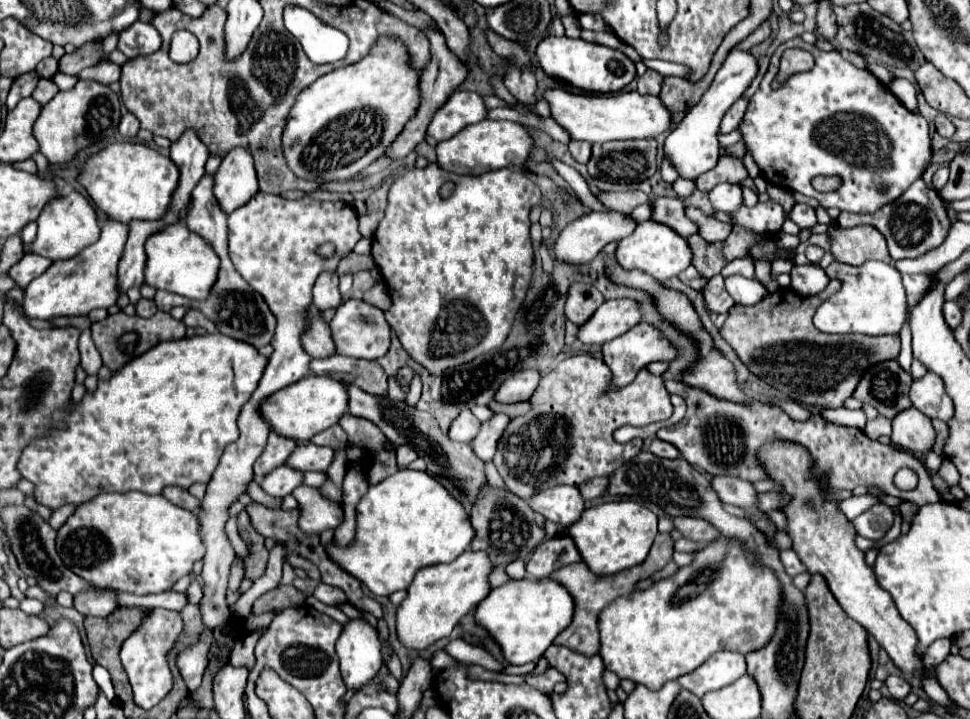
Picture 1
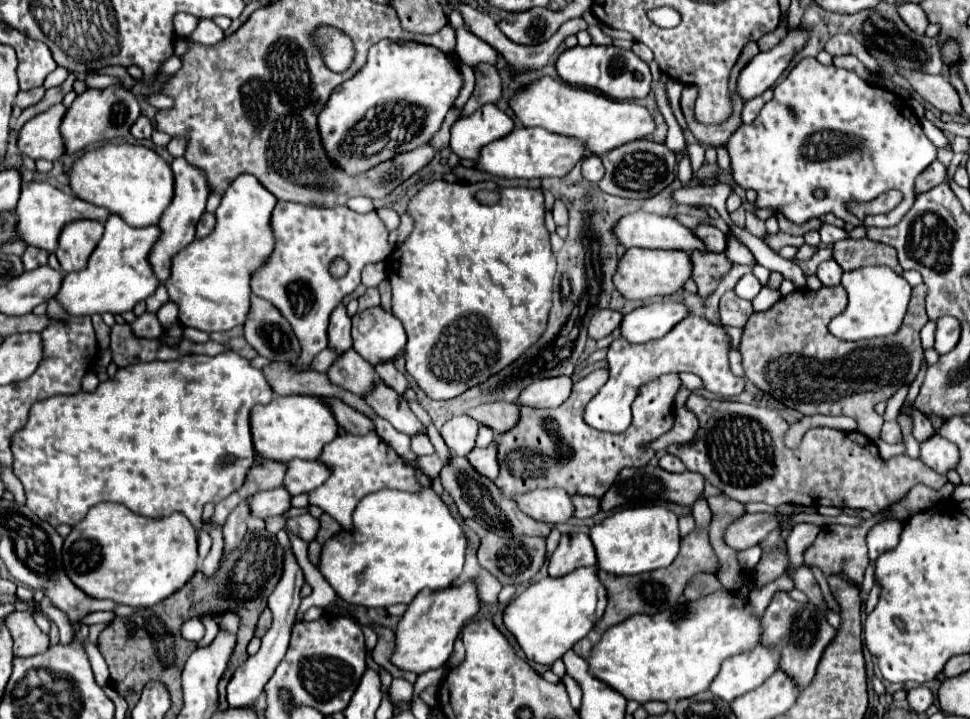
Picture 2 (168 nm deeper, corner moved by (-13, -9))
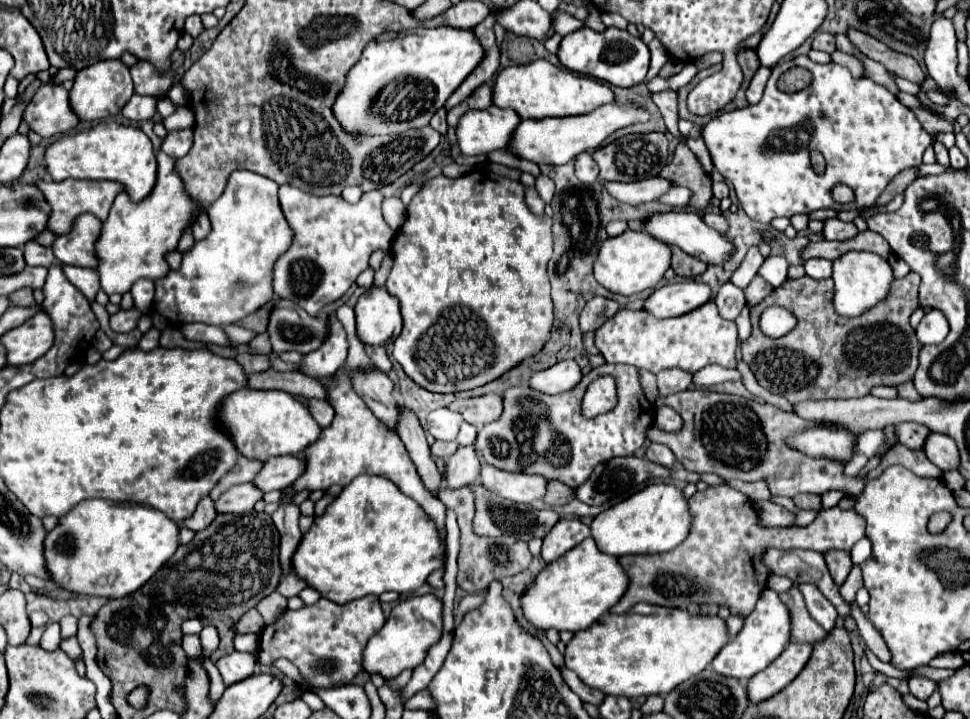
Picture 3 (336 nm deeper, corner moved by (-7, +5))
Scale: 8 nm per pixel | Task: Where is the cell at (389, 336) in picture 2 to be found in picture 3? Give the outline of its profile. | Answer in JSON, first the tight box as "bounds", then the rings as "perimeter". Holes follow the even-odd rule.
{"bounds":[354,288,402,346],"perimeter":[[[368,288],[354,306],[356,334],[360,342],[370,346],[390,344],[402,330],[400,306],[386,288]]]}

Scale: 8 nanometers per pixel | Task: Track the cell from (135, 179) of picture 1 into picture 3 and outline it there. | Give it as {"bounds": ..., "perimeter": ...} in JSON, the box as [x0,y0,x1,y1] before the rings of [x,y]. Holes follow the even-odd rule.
{"bounds":[44,122,156,202],"perimeter":[[[102,122],[90,130],[78,132],[74,136],[62,136],[44,154],[44,162],[52,180],[60,182],[66,178],[76,180],[112,180],[124,186],[124,192],[140,202],[152,192],[156,182],[156,156],[150,138],[132,126],[122,126],[116,122]]]}

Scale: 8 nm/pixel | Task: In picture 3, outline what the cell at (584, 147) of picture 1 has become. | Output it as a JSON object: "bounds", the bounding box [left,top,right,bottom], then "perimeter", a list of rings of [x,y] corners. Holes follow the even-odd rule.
{"bounds":[576,152,598,182],"perimeter":[[[588,152],[576,156],[576,176],[582,182],[596,182],[598,180],[598,164]]]}

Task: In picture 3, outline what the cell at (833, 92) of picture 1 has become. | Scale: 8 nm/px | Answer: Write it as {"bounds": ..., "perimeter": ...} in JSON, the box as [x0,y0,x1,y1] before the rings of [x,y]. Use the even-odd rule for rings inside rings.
{"bounds":[702,56,934,224],"perimeter":[[[796,56],[794,60],[790,60],[790,64],[808,68],[812,72],[812,82],[808,88],[794,94],[780,92],[776,88],[776,80],[782,76],[782,72],[786,72],[786,62],[780,62],[772,68],[764,96],[758,104],[724,112],[712,118],[702,128],[702,138],[712,154],[714,168],[734,184],[738,200],[752,220],[770,224],[770,220],[776,216],[790,218],[794,214],[810,214],[818,208],[870,208],[876,204],[878,196],[900,170],[922,164],[922,154],[928,146],[934,144],[934,138],[922,128],[914,112],[900,104],[900,100],[894,94],[890,94],[884,86],[872,82],[870,78],[852,78],[846,66],[834,62],[816,64],[808,56]],[[810,150],[822,152],[826,160],[826,172],[822,176],[816,176],[816,172],[812,170]],[[836,182],[844,182],[854,190],[854,206],[840,206],[832,200],[830,190]]]}

